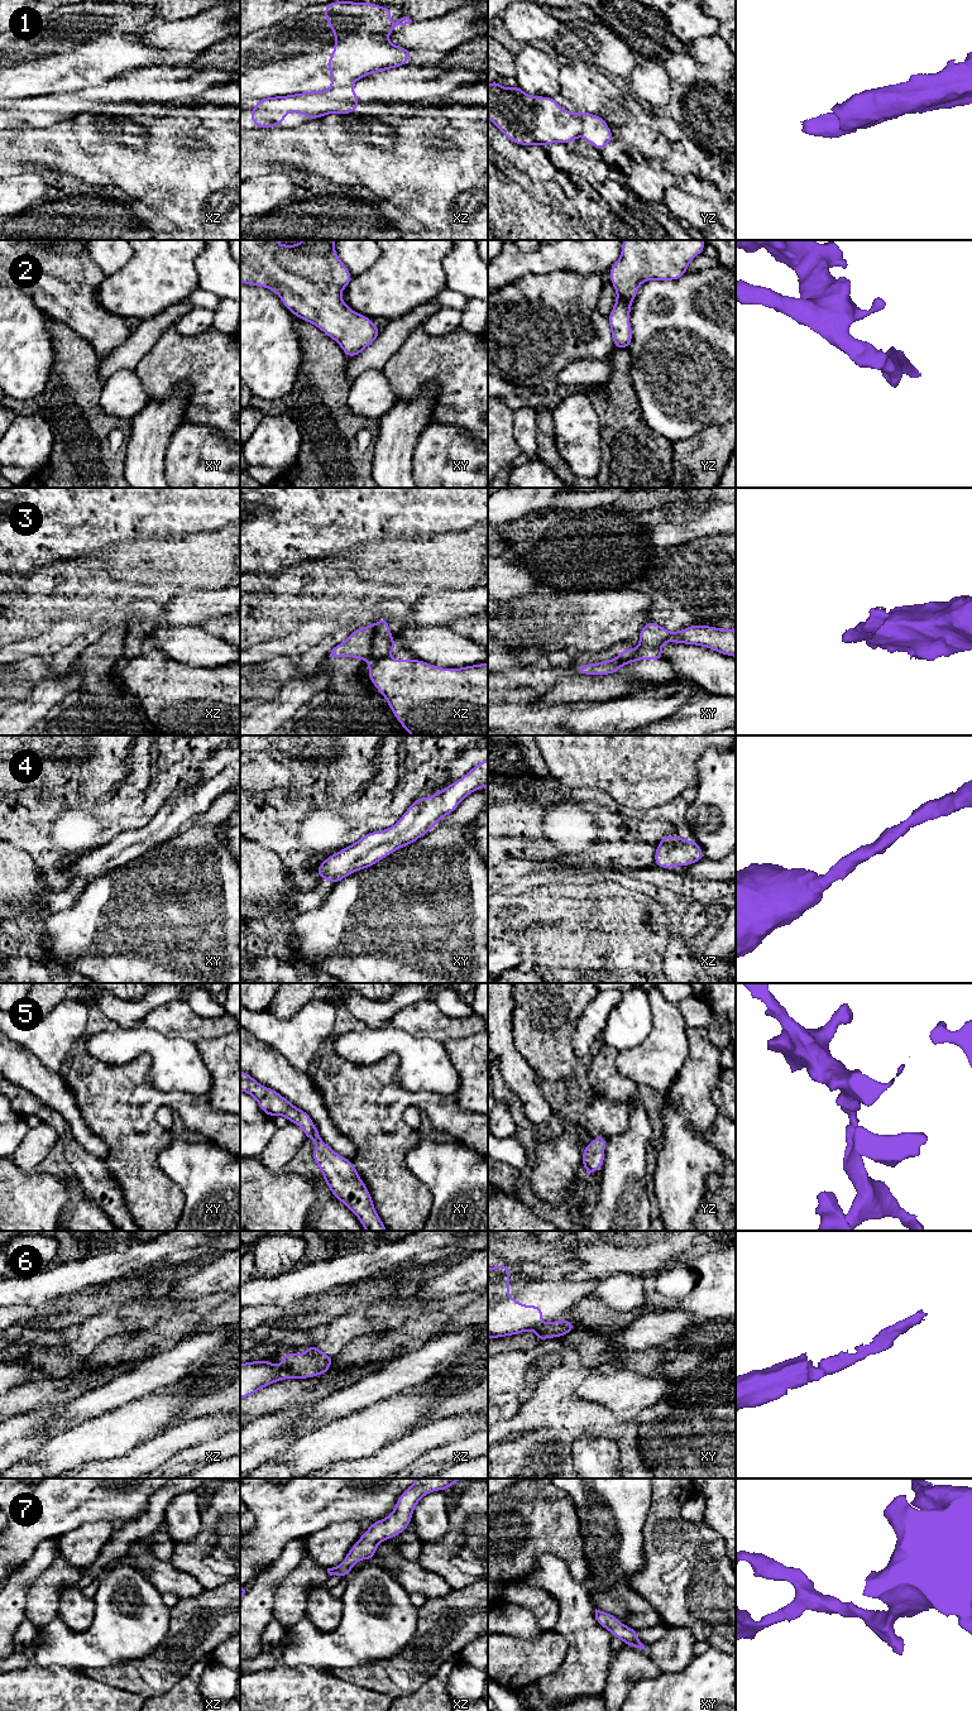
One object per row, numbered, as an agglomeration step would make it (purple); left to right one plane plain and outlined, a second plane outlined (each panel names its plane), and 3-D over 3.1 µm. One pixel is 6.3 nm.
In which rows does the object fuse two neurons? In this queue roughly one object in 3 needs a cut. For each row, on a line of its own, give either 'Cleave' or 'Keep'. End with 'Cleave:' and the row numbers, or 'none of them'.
1: Cleave
2: Keep
3: Cleave
4: Keep
5: Keep
6: Cleave
7: Keep
Cleave: 1, 3, 6

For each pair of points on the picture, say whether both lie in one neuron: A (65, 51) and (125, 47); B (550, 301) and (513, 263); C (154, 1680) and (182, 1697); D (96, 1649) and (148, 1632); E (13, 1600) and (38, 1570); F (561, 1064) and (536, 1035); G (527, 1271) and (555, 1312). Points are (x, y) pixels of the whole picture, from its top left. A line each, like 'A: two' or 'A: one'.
A: one
B: two
C: two
D: one
E: one
F: one
G: one

